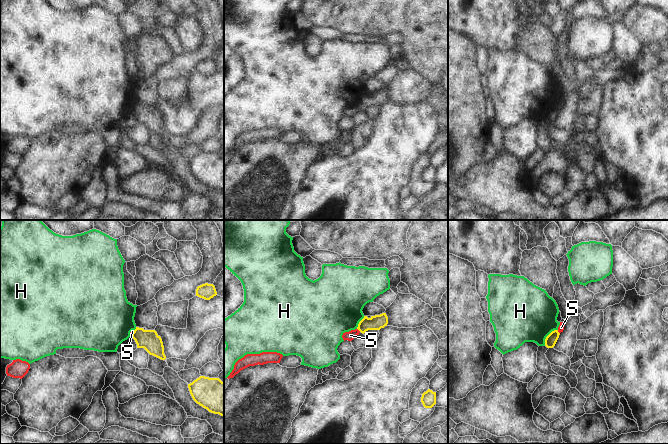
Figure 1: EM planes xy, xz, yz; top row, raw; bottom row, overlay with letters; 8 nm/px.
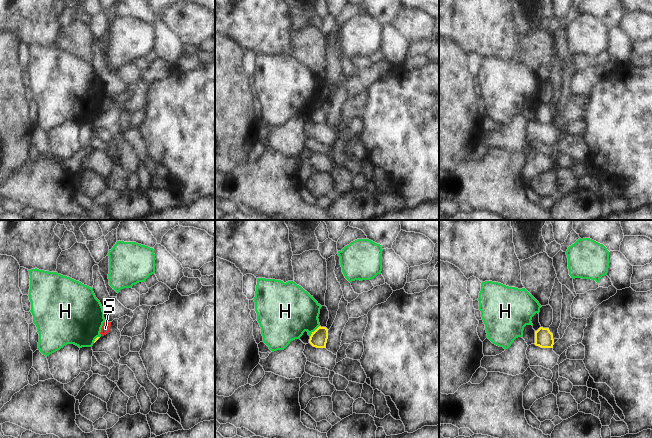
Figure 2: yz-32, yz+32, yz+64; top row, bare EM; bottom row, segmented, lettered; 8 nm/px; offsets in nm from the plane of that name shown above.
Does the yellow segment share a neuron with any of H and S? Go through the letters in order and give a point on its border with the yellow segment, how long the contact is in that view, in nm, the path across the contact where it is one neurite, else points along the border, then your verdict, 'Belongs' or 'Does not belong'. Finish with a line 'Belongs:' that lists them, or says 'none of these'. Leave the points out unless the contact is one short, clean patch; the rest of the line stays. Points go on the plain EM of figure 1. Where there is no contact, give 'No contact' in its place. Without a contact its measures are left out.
H: Touches yellow at yz (547, 112). Shared border 170 nm. Boundary: yz (557, 105), (554, 105), (546, 113), (544, 121). Does not belong
S: Touches yellow at xz (359, 106). Shared border 40 nm. Boundary: xz (357, 104), (360, 107). Does not belong
Belongs: none of these.

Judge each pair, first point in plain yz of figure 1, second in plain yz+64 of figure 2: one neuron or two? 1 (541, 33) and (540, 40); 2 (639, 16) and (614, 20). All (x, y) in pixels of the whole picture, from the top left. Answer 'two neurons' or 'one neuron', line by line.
1: one neuron
2: two neurons

